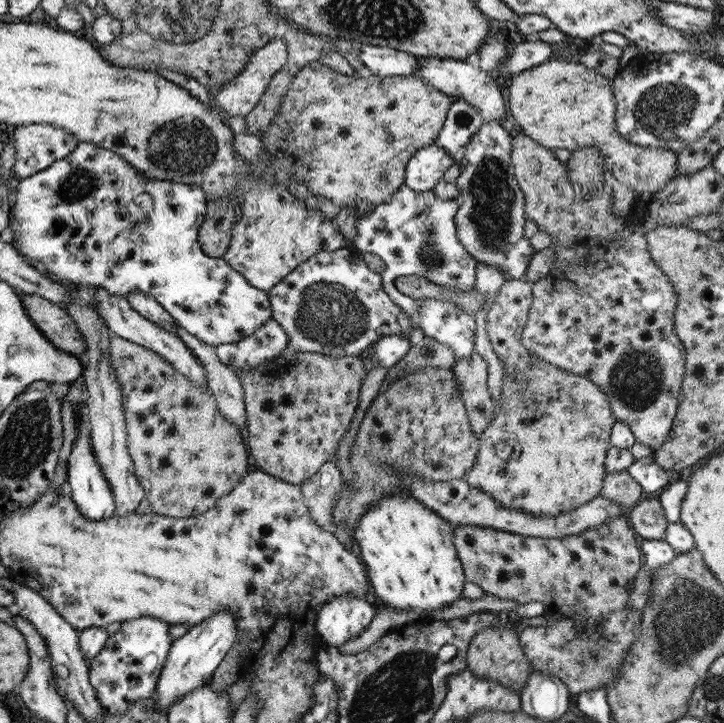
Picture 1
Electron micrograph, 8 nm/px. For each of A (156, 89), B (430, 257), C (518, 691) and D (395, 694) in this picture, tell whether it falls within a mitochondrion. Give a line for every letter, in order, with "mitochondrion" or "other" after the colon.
A: other
B: mitochondrion
C: other
D: mitochondrion

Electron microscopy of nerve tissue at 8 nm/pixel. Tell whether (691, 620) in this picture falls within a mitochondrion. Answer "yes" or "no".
yes

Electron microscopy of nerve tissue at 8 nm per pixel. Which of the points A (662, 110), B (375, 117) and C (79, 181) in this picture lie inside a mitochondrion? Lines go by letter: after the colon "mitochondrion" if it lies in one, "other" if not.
A: mitochondrion
B: other
C: mitochondrion

